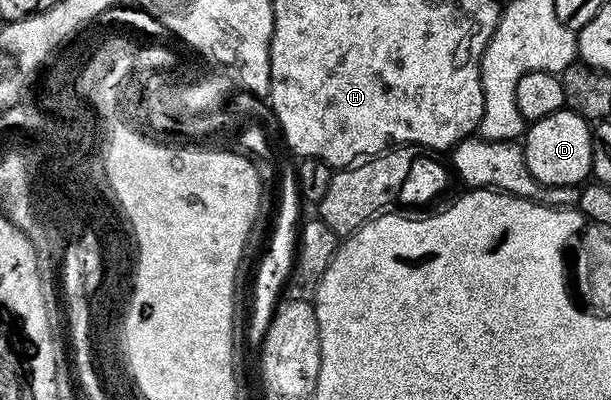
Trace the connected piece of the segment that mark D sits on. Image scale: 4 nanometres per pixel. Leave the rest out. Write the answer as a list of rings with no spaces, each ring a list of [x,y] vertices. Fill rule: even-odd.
[[[562,110],[547,114],[547,118],[532,121],[523,137],[525,161],[540,184],[551,186],[581,186],[590,179],[593,170],[593,134],[590,121],[579,114]]]

